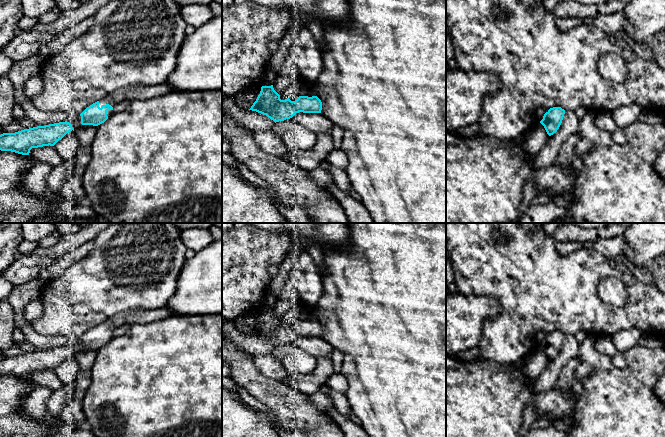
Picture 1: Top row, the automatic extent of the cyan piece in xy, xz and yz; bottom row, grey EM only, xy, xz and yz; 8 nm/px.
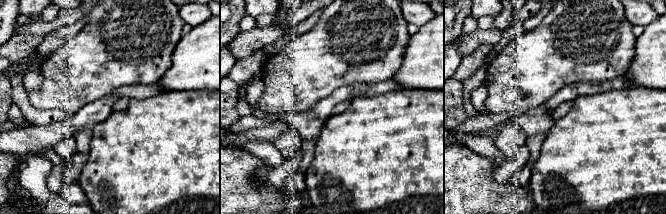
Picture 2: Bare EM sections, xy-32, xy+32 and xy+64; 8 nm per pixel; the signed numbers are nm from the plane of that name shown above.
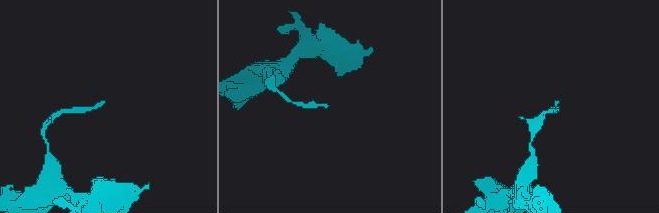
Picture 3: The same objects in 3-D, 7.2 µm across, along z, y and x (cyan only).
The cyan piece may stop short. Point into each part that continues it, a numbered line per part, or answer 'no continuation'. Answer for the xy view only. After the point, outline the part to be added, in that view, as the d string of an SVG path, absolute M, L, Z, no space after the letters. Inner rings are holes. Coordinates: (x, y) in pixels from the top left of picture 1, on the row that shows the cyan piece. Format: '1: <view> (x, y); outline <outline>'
1: xy (141, 92); outline M165 82L154 86L134 85L126 86L111 93L99 101L99 107L109 104L114 107L123 100L146 100L164 95L172 91L172 88Z

